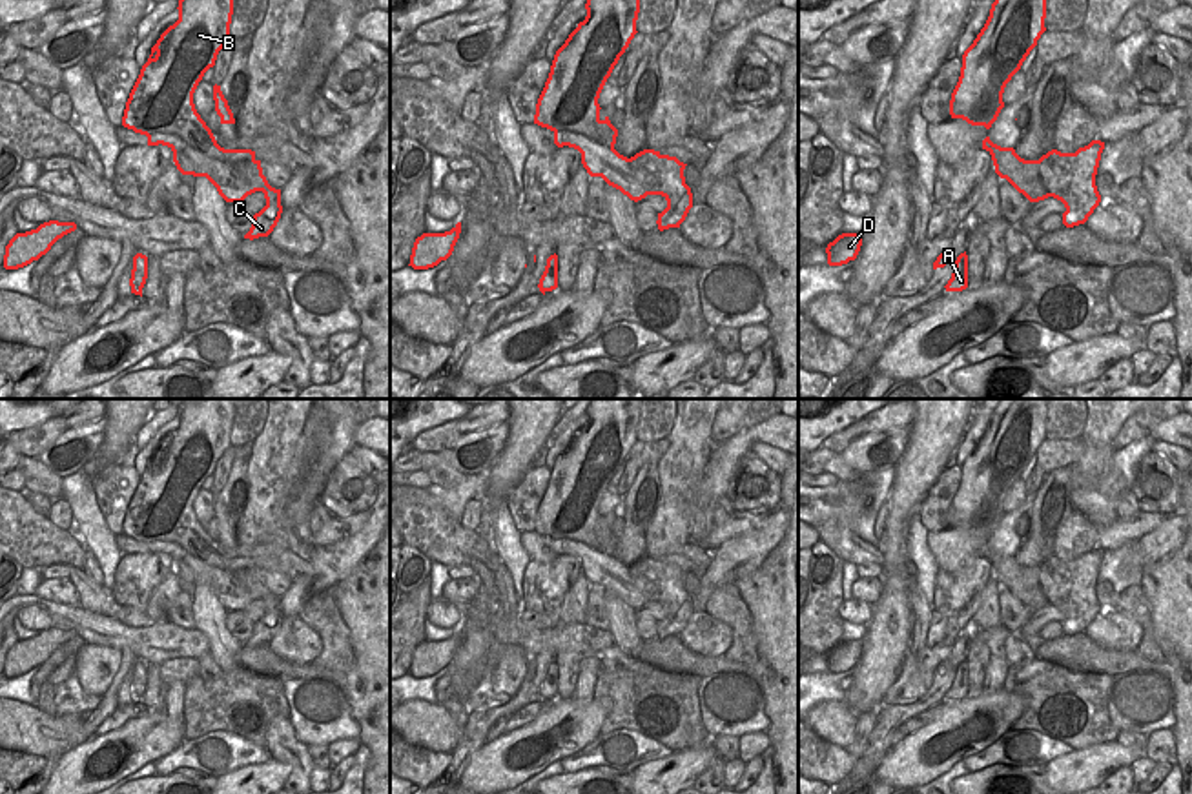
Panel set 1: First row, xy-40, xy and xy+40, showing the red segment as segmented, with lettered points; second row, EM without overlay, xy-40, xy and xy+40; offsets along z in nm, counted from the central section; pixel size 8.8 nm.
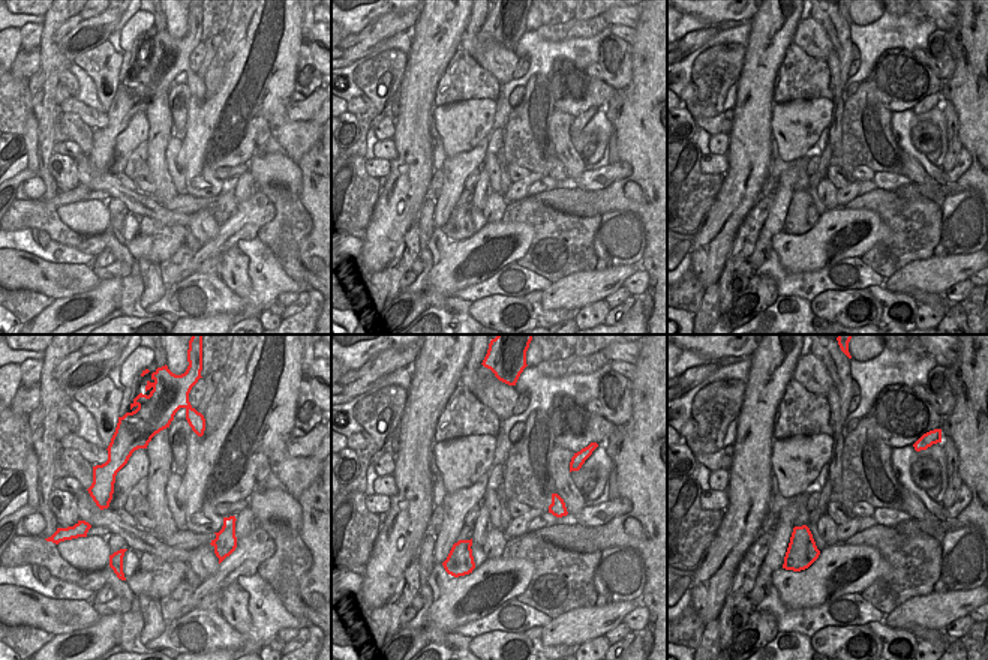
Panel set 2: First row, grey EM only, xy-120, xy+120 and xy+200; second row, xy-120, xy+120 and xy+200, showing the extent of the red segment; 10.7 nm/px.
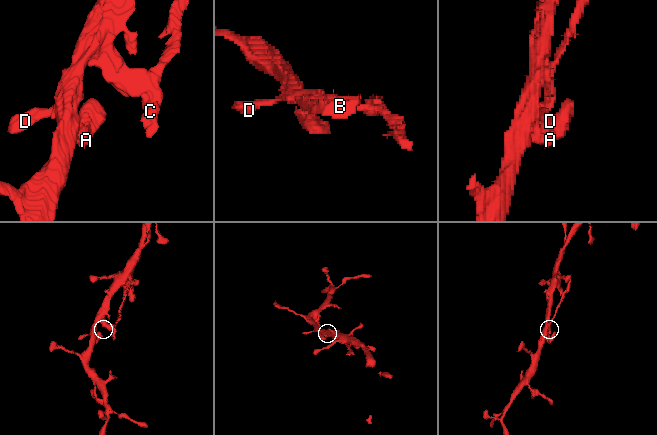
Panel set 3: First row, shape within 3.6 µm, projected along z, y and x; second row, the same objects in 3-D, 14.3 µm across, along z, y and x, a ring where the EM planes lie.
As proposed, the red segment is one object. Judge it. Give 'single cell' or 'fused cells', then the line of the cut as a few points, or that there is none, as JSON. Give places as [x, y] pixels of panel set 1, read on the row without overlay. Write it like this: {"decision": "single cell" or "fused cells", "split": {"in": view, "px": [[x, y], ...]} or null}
{"decision": "fused cells", "split": {"in": "xy-40", "px": [[214, 545], [206, 559], [188, 552], [172, 558]]}}

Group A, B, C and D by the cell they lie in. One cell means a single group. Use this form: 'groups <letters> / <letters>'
groups A B D / C

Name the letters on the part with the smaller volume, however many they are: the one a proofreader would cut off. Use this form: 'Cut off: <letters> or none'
Cut off: C

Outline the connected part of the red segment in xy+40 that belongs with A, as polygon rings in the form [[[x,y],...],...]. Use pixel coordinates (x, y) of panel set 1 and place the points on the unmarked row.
[[[966,659],[957,665],[951,687],[948,688],[948,692],[944,696],[946,696],[946,699],[962,699],[968,696],[968,663],[966,663]]]

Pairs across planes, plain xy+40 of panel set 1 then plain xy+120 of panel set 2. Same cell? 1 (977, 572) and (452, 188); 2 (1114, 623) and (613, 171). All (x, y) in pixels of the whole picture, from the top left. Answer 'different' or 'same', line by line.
1: same
2: same

